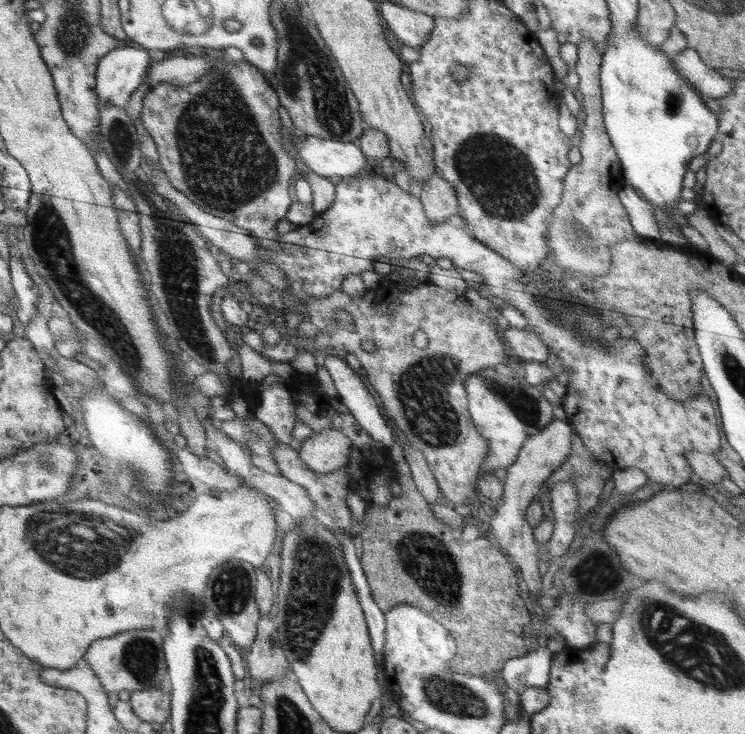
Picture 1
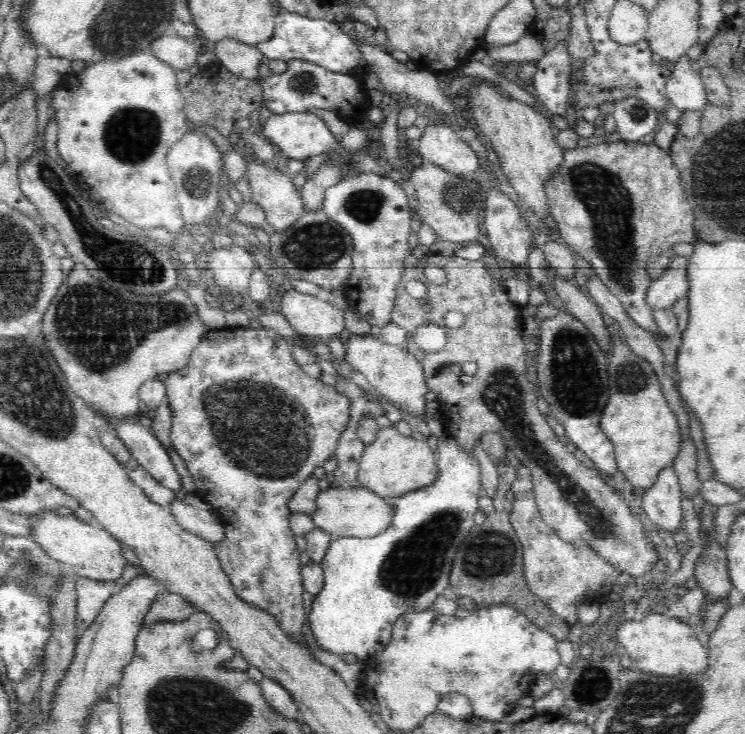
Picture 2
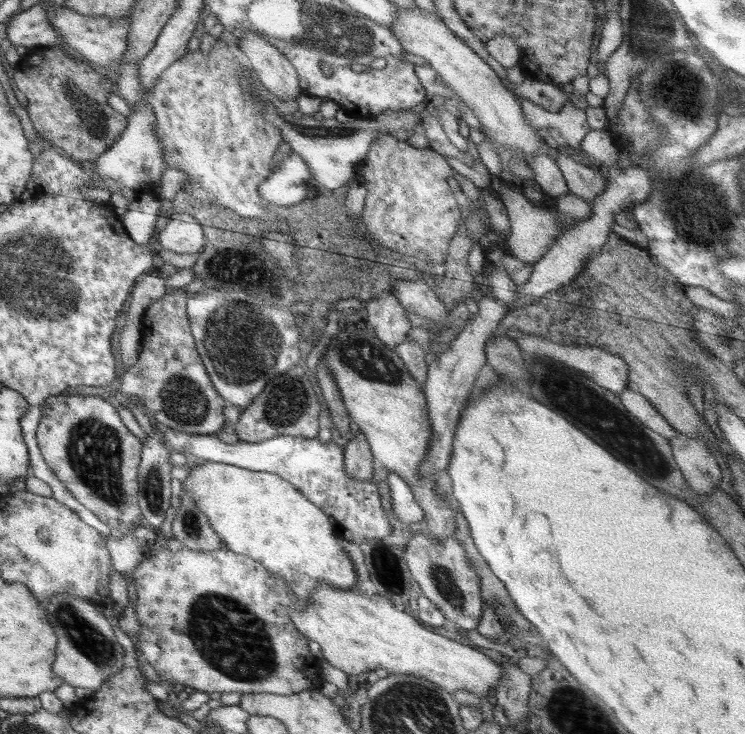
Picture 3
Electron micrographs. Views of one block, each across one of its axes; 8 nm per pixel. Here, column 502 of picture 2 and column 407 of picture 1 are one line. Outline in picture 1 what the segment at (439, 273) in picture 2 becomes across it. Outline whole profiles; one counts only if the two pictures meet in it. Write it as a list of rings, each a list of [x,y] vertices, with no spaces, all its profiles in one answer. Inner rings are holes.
[[[386,280],[378,288],[366,288],[364,293],[352,298],[342,289],[322,298],[309,296],[305,303],[307,319],[319,328],[317,335],[314,339],[301,337],[286,326],[282,339],[292,344],[298,353],[305,353],[307,349],[318,346],[344,355],[355,355],[368,373],[366,381],[384,412],[394,419],[395,426],[403,432],[406,440],[423,454],[446,503],[453,506],[473,505],[480,467],[488,452],[489,440],[476,430],[468,415],[464,378],[486,368],[496,370],[499,364],[509,366],[513,361],[505,354],[505,345],[494,328],[495,318],[501,313],[501,303],[493,297],[491,299],[496,309],[482,314],[472,306],[466,295],[458,294],[456,290],[446,290],[445,287],[432,282],[414,285],[411,282],[401,284]],[[335,310],[345,310],[353,318],[352,330],[334,324],[331,312]],[[417,333],[426,334],[428,344],[424,348],[414,346],[414,334]],[[364,342],[376,344],[378,350],[372,353],[365,352],[361,348]]]

